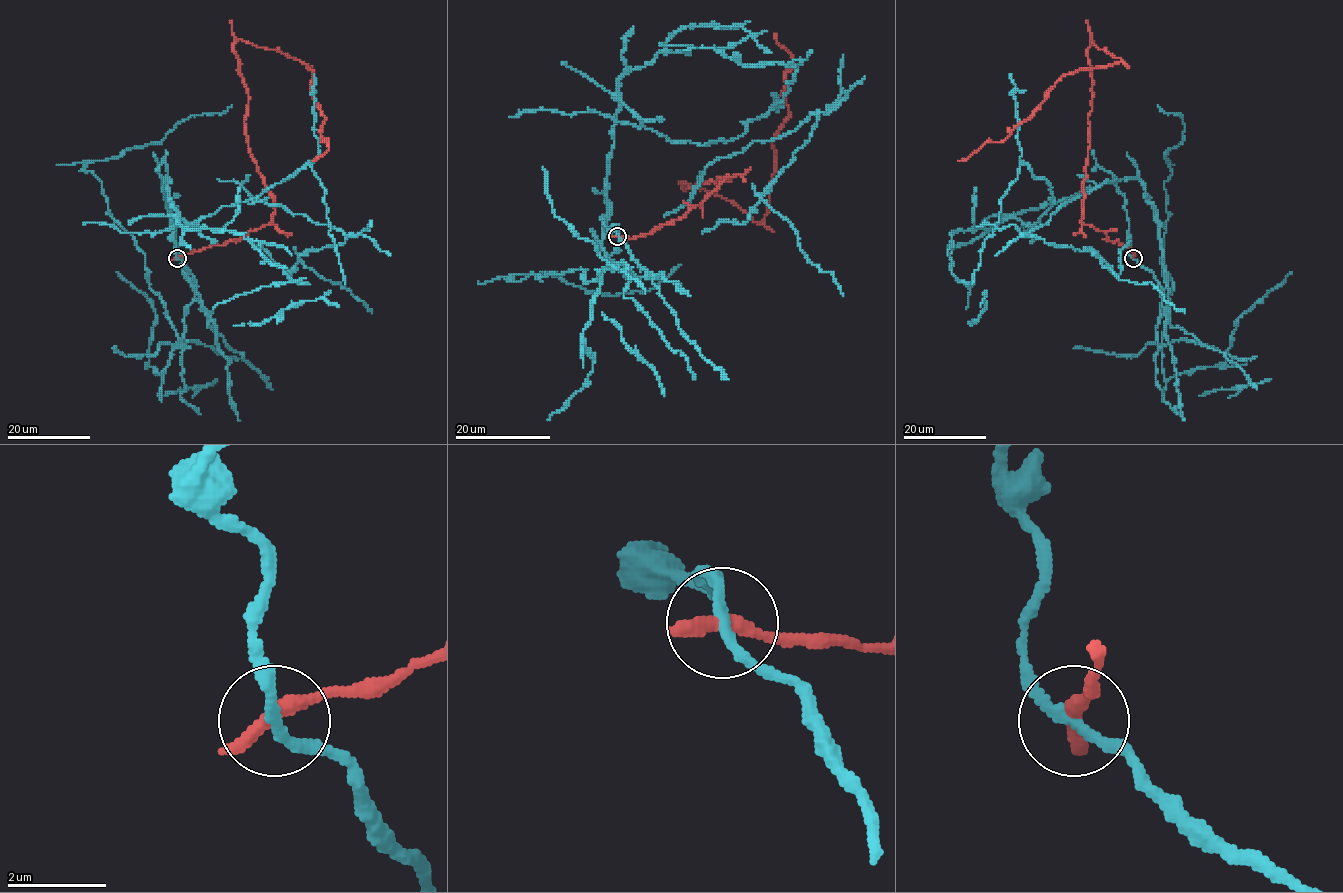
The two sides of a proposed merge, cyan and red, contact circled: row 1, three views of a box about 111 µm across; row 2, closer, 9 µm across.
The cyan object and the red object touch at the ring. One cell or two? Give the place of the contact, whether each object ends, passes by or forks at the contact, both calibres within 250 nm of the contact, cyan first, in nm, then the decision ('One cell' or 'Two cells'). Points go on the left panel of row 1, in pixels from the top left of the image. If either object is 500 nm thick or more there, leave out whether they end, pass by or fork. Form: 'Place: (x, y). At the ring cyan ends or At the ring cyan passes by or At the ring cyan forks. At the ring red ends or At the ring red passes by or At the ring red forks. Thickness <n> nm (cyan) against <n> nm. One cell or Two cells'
Place: (177, 258). At the ring cyan passes by. At the ring red ends. Thickness 200 nm (cyan) against 400 nm. Two cells

